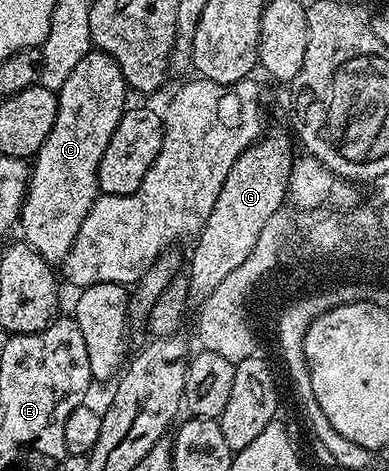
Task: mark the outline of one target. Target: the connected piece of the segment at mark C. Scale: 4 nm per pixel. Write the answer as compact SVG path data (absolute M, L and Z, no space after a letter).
M91 51L72 67L64 87L57 90L58 114L56 123L52 123L52 131L48 131L48 139L40 147L40 151L32 158L30 184L26 187L26 198L22 200L20 214L21 236L27 245L31 245L42 258L51 263L66 260L68 251L76 239L76 231L80 231L80 223L84 223L84 215L92 207L92 203L100 196L98 187L98 168L100 159L104 159L104 151L108 151L108 143L120 123L122 114L128 108L126 102L128 86L120 67L107 53Z

